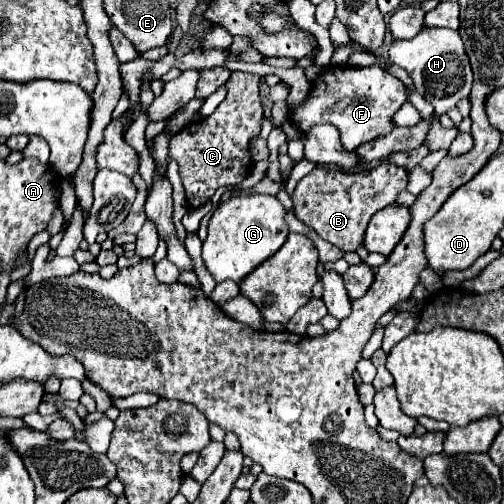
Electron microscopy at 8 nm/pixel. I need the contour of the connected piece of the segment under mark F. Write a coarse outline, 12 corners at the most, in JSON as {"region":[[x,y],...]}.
{"region":[[328,65],[288,111],[348,151],[388,135],[406,101],[382,67]]}

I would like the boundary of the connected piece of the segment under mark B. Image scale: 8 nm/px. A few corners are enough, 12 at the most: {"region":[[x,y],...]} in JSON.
{"region":[[314,169],[292,193],[294,213],[348,253],[376,211],[408,187],[408,171]]}

